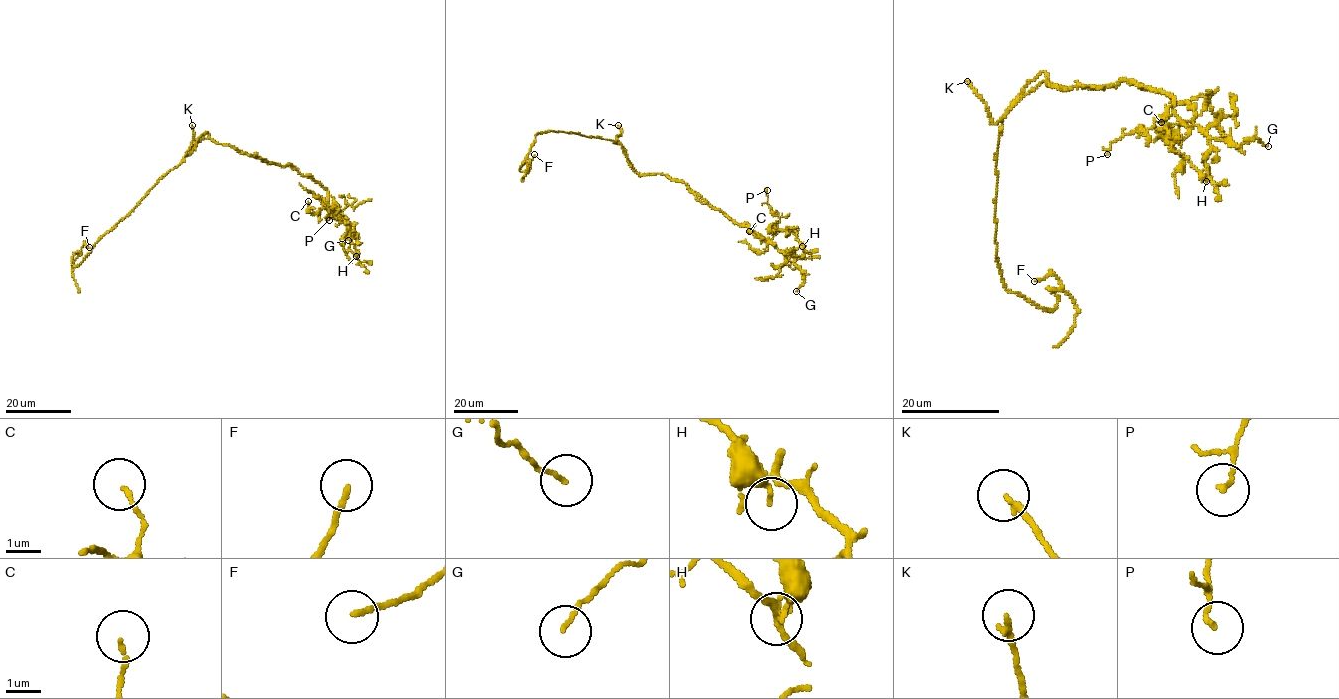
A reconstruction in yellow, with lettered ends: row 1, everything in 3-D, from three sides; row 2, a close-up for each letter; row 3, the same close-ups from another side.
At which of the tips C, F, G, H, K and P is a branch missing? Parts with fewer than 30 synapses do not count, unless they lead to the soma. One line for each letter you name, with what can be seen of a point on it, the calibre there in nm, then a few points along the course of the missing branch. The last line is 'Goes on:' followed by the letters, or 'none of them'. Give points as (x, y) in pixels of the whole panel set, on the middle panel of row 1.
K: Place: (618, 125). Thickness 140 nm. Course of what is missing: (618, 125), (624, 105)
Goes on: K

